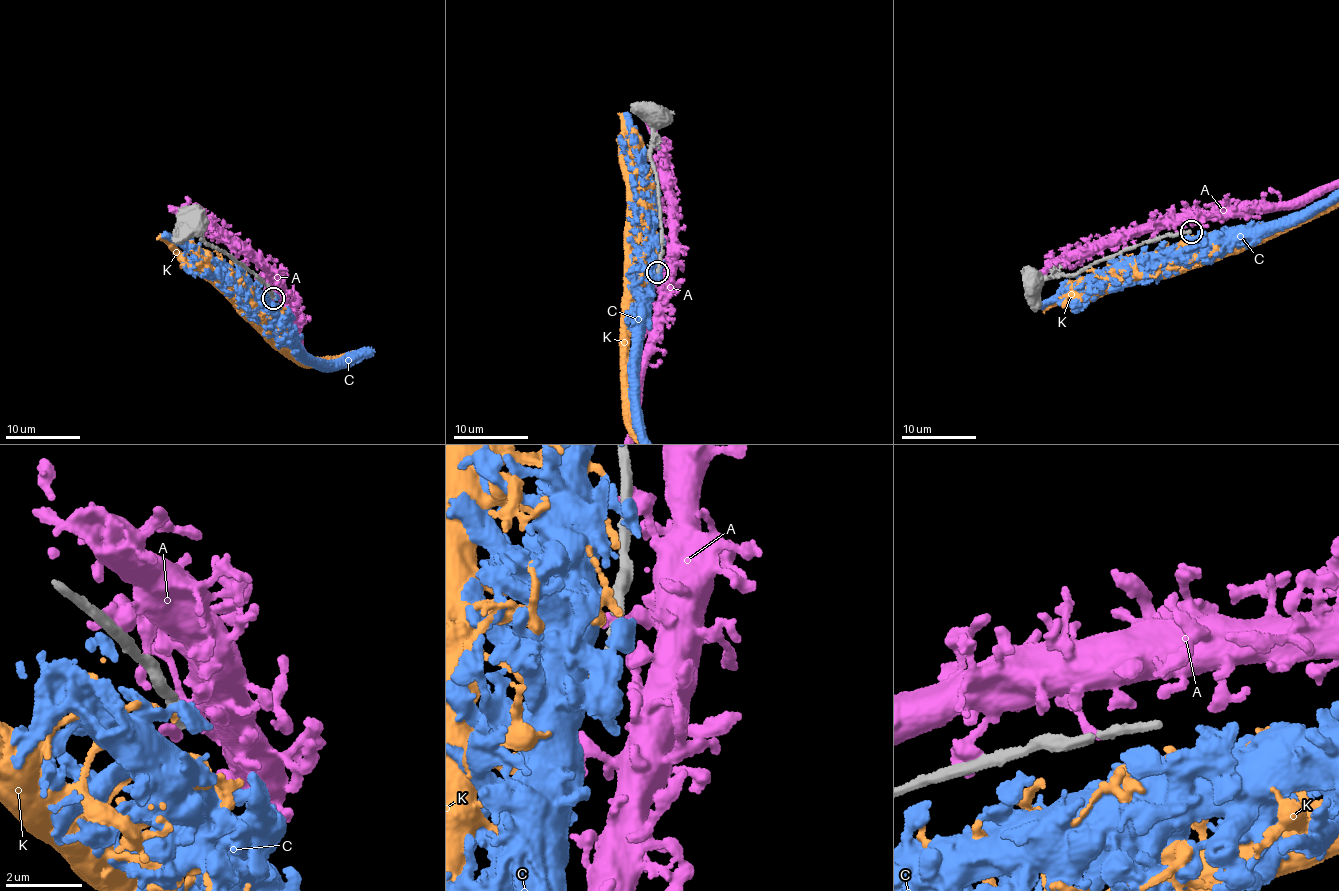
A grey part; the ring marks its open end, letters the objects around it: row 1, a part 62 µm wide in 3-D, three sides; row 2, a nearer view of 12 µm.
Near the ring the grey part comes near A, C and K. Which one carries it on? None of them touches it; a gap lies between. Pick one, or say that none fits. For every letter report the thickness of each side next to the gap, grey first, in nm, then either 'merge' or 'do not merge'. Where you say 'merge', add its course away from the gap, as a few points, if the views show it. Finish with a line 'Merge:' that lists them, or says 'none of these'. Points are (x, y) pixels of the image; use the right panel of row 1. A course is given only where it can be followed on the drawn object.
A: calibres 240 and 200 nm; do not merge
C: calibres 240 and 320 nm; do not merge
K: calibres 240 and 320 nm; do not merge
Merge: none of these

